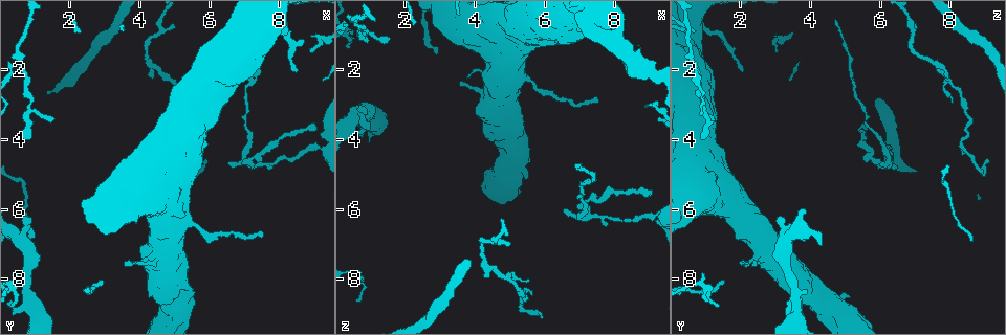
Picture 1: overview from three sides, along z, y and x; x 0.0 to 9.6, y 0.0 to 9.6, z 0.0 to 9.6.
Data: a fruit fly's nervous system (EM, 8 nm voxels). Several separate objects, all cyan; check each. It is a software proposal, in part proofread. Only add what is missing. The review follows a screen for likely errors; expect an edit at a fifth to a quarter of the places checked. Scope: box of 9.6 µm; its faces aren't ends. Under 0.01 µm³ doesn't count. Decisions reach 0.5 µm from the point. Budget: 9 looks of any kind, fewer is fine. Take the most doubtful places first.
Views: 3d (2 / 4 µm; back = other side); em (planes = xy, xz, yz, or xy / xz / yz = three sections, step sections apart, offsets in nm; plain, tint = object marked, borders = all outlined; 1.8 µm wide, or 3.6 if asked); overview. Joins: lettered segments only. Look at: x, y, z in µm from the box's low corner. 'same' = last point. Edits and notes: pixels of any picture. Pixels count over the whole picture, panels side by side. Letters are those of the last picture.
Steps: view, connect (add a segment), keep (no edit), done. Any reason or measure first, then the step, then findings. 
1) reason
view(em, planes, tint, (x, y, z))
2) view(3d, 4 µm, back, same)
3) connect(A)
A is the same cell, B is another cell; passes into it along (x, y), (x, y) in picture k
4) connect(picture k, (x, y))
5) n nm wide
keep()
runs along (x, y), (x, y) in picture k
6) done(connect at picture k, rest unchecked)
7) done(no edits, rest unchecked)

arms part here
view(3d, 4 µm, (0.95, 8.70, 3.60))

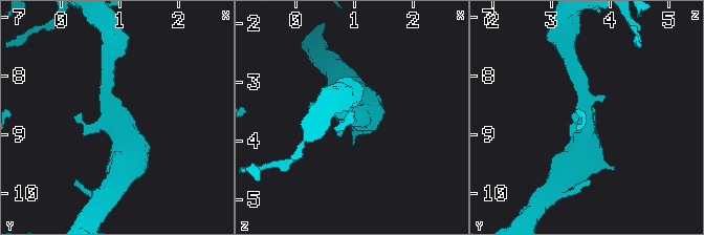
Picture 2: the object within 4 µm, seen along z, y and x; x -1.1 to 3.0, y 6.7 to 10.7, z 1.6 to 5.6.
need the tissue
view(em, planes, tint, (0.90, 8.65, 3.60))

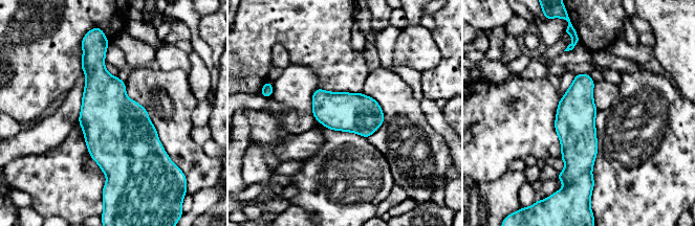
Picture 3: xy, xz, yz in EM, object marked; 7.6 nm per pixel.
see the neighbours
view(em, planes, borders, same)

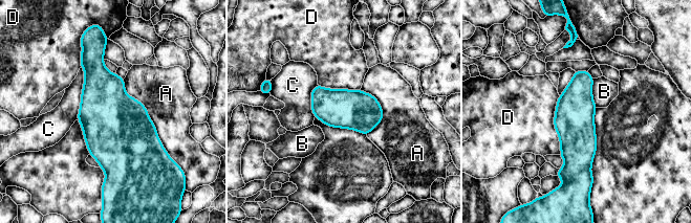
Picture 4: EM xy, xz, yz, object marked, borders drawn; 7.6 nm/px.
keep()
A, B, C and D are other cells; border along (592, 79), (592, 101), (597, 107) in picture 4; none of them fits

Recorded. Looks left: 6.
thick end
view(em, planes, borders, (0.95, 6.50, 3.70))

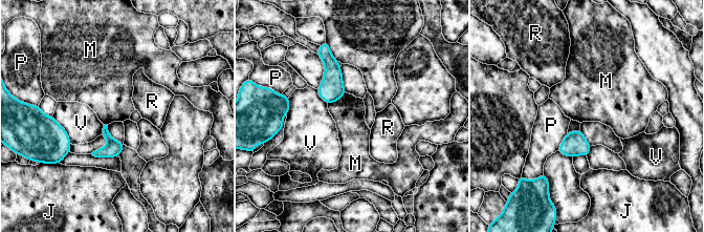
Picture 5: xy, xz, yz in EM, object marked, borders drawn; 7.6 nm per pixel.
keep()
J, M, P, R and V are other cells; border along (346, 92), (337, 100), (328, 104) in picture 5; none of them fits

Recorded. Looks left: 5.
branch stops here
view(em, planes, borders, (5.50, 2.90, 8.10))

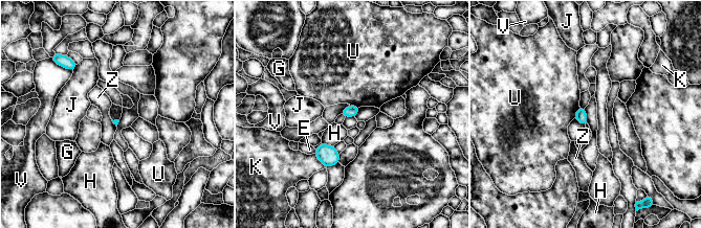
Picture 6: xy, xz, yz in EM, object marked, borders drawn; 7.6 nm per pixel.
keep()
E, G, H, J, K, U, V and Z are other cells; border along (341, 113), (345, 117) in picture 6; none of them fits

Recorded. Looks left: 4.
abrupt turn
view(em, planes, tint, (7.25, 4.70, 6.20))

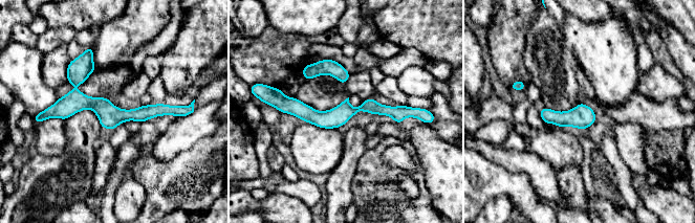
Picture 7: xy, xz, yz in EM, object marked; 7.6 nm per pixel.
view(em, planes, borders, same)

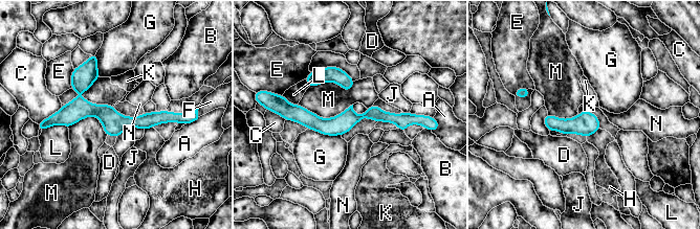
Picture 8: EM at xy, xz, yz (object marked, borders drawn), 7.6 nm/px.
150 nm wide
keep()
A, B, C, D, E, F, G, H, J, K, L, M and N are other cells; border along (299, 104), (324, 118), (352, 105) in picture 8; no lettered segment goes on from it

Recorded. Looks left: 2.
done(no edits, rest unchecked)

